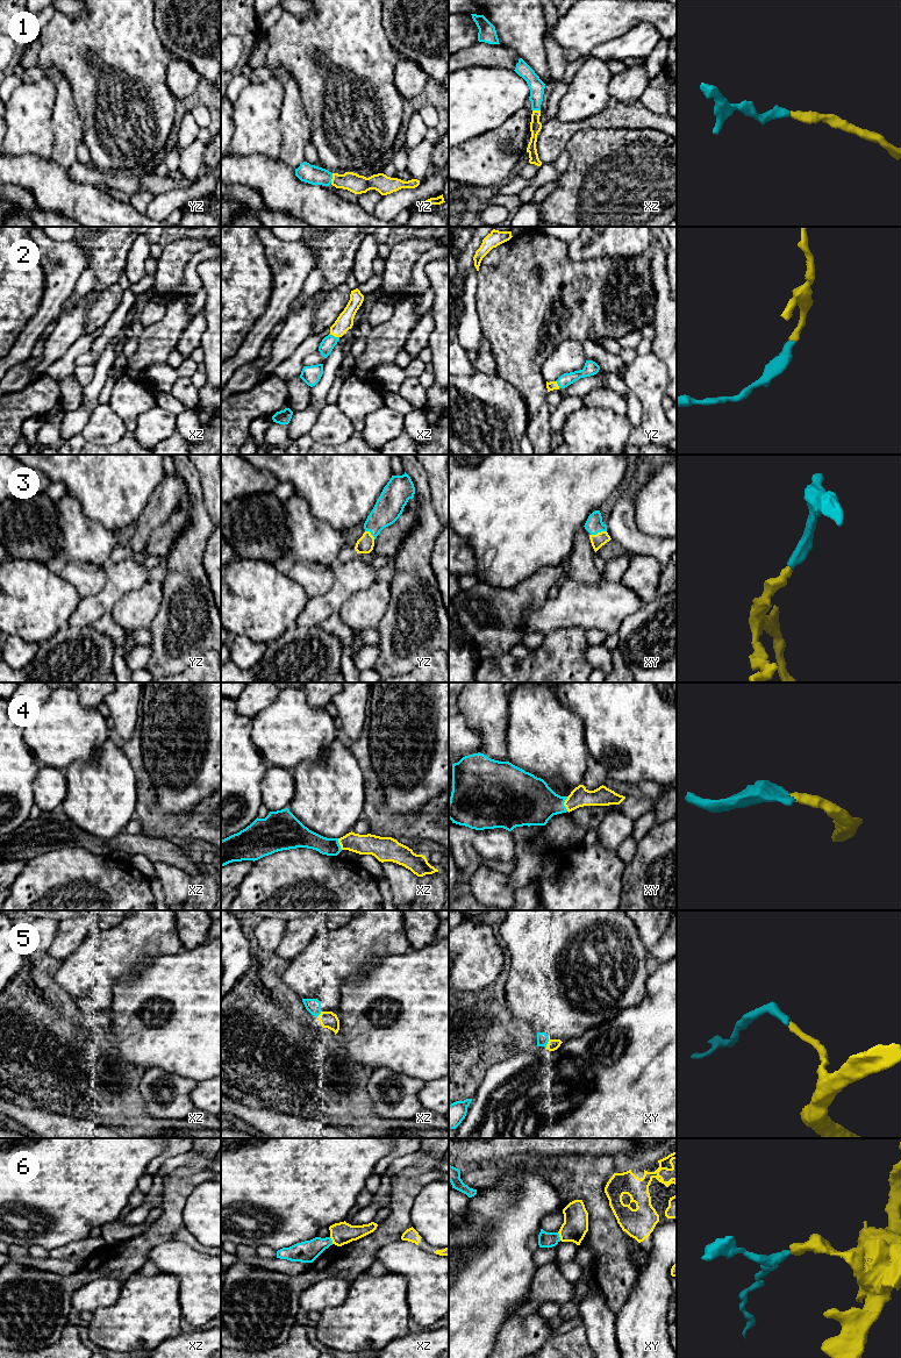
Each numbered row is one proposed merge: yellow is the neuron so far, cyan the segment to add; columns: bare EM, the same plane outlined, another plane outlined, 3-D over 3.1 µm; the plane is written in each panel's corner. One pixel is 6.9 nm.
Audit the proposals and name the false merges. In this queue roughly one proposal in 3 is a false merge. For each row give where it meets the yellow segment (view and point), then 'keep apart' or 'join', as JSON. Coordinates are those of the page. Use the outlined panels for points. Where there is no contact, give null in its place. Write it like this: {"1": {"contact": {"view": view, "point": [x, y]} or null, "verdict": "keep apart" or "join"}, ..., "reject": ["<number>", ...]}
{"1": {"contact": {"view": "yz", "point": [333, 178]}, "verdict": "join"}, "2": {"contact": {"view": "xz", "point": [334, 335]}, "verdict": "join"}, "3": {"contact": {"view": "xy", "point": [598, 533]}, "verdict": "join"}, "4": {"contact": {"view": "xy", "point": [564, 803]}, "verdict": "join"}, "5": {"contact": {"view": "xy", "point": [548, 1043]}, "verdict": "join"}, "6": {"contact": {"view": "xy", "point": [559, 1236]}, "verdict": "keep apart"}, "reject": ["6"]}

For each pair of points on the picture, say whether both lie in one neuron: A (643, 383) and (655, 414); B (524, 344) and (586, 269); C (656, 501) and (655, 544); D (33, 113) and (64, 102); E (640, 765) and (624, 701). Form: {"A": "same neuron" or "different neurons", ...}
{"A": "same neuron", "B": "same neuron", "C": "different neurons", "D": "different neurons", "E": "same neuron"}

